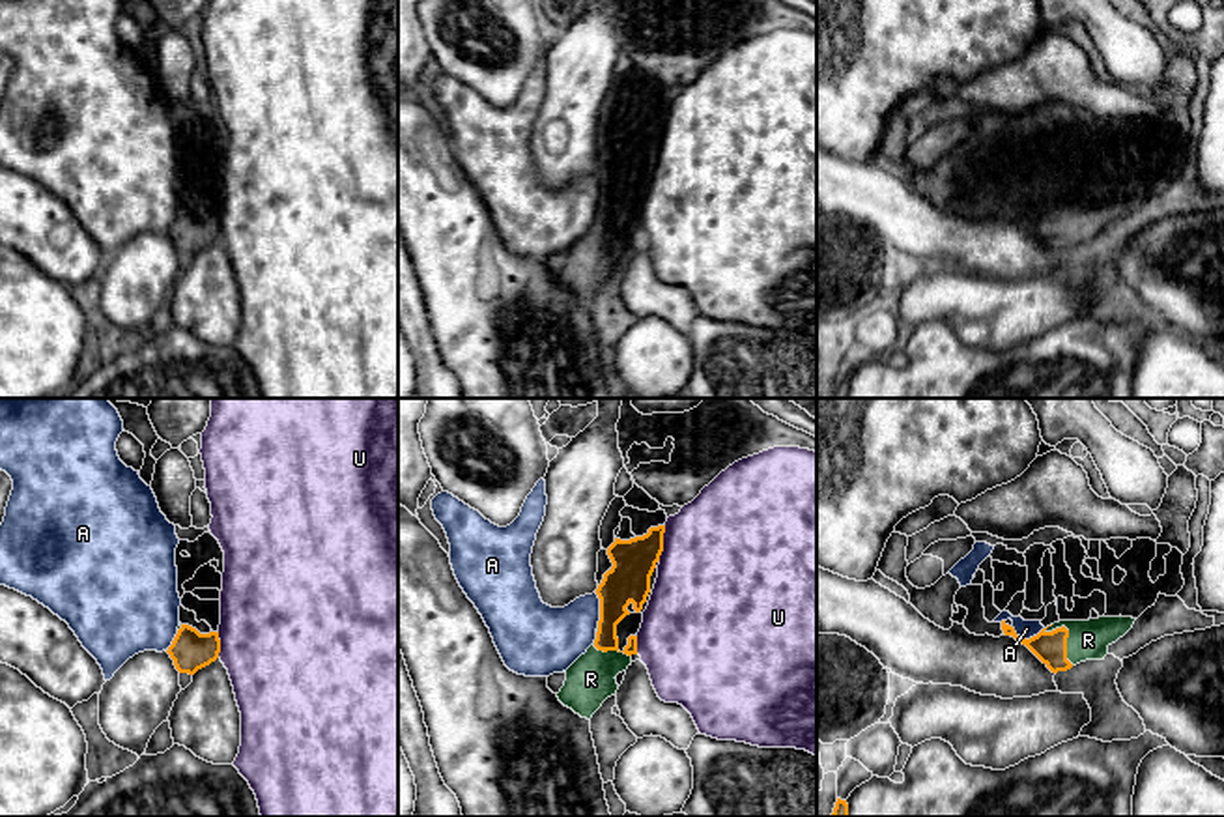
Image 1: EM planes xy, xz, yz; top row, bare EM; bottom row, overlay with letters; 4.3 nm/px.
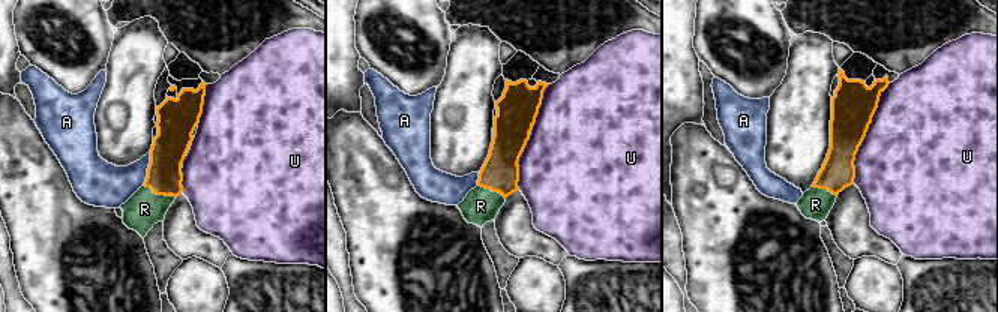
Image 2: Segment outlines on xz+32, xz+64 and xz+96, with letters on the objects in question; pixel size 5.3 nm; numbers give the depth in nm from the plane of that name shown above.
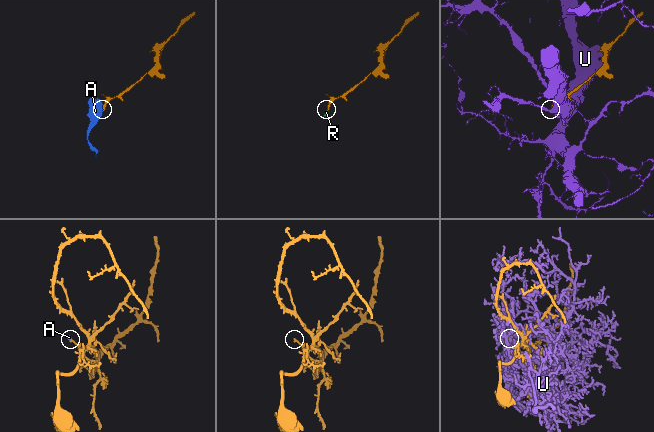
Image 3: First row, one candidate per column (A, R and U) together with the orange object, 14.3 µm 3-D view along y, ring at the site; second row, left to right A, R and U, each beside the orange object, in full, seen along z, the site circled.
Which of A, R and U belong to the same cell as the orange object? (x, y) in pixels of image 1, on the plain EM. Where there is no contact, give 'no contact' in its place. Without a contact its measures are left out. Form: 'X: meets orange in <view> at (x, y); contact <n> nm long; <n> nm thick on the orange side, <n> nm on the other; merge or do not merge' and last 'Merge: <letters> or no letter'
A: meets orange in yz at (1030, 219); contact 140 nm long; 140 nm thick on the orange side, 80 nm on the other; do not merge
R: meets orange in yz at (1067, 217); contact 200 nm long; 140 nm thick on the orange side, 180 nm on the other; merge
U: meets orange in xz at (662, 124); contact 160 nm long; 190 nm thick on the orange side, 480 nm on the other; do not merge
Merge: R

